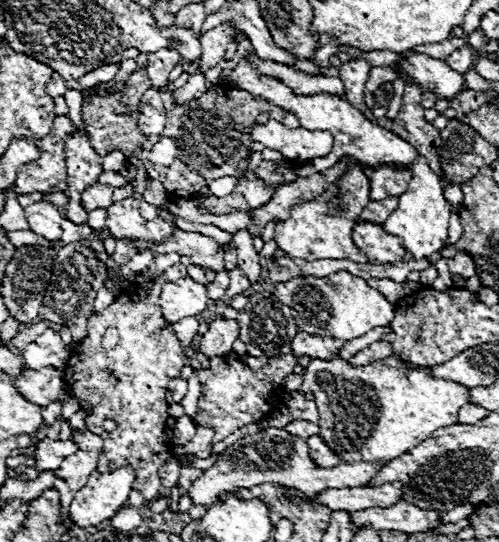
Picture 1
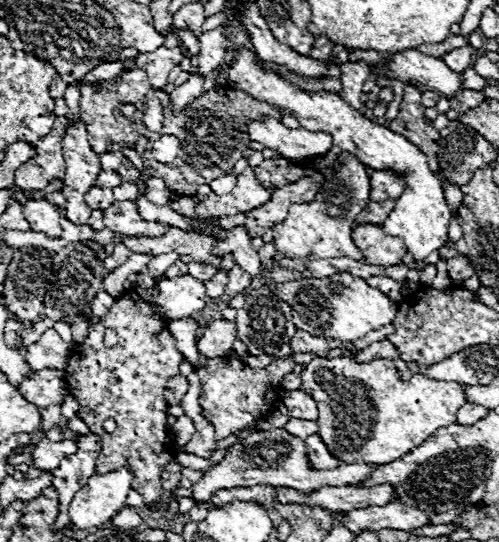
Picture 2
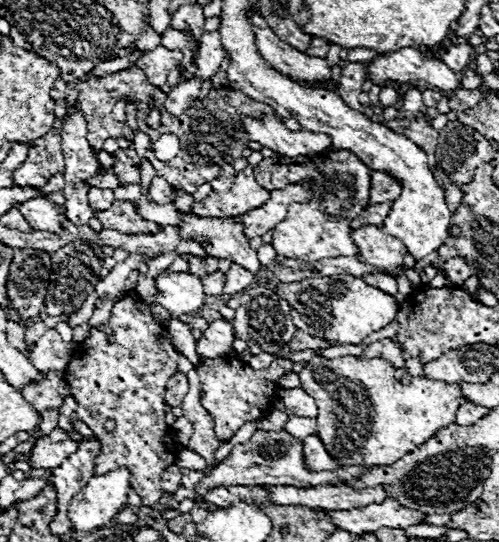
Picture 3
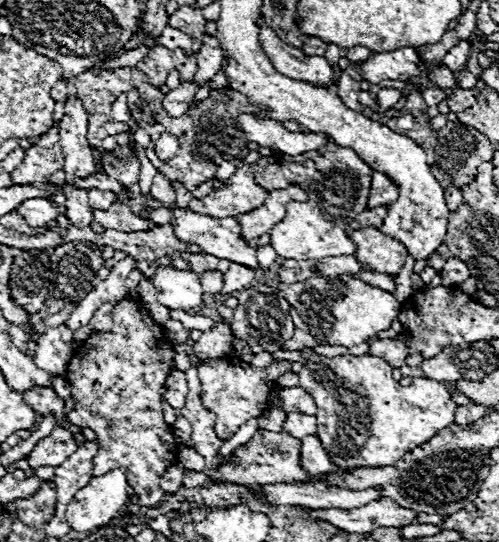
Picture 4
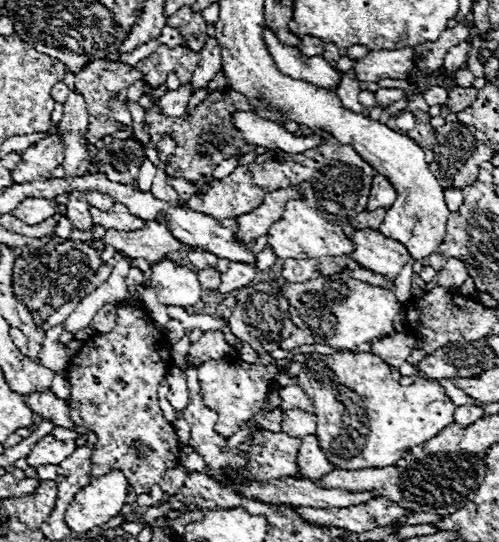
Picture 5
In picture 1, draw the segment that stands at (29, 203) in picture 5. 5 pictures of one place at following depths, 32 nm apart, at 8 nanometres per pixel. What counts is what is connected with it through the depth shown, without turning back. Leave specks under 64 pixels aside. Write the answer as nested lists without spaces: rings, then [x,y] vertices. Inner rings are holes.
[[[34,202],[24,208],[24,216],[30,224],[30,230],[38,236],[44,236],[50,242],[58,242],[62,238],[62,214],[56,206],[48,202]]]

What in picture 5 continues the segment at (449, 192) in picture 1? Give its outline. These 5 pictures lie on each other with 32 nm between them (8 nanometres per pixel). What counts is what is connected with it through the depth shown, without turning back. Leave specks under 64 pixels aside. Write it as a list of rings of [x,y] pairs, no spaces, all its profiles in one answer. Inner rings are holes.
[[[446,188],[446,190],[444,190],[444,194],[446,194],[448,210],[456,212],[456,210],[460,208],[460,204],[462,204],[462,190],[458,190],[458,188]]]

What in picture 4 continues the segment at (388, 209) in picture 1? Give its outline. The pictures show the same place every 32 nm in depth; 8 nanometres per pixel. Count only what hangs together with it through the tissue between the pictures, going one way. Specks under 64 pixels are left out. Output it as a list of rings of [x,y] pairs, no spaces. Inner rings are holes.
[[[376,206],[376,208],[366,208],[360,216],[356,216],[352,222],[350,222],[350,228],[358,230],[358,228],[364,228],[364,226],[376,226],[380,228],[384,218],[388,214],[388,206]]]

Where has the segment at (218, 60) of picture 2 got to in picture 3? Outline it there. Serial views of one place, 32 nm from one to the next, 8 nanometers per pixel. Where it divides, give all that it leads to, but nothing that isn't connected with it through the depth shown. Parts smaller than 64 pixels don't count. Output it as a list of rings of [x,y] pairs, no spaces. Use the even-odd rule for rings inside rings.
[[[214,30],[214,32],[204,32],[200,36],[200,48],[196,52],[196,78],[200,80],[208,80],[212,78],[218,70],[220,70],[220,64],[224,62],[226,58],[226,50],[222,46],[222,38],[220,38],[220,32]]]

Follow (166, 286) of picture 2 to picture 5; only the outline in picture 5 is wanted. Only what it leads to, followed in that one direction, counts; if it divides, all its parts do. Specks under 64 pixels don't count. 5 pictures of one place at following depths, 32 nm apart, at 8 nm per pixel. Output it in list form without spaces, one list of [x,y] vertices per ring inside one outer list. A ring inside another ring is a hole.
[[[160,260],[154,264],[150,284],[164,306],[182,306],[188,310],[200,302],[202,286],[198,282],[198,274],[188,266],[176,266],[172,260]]]

